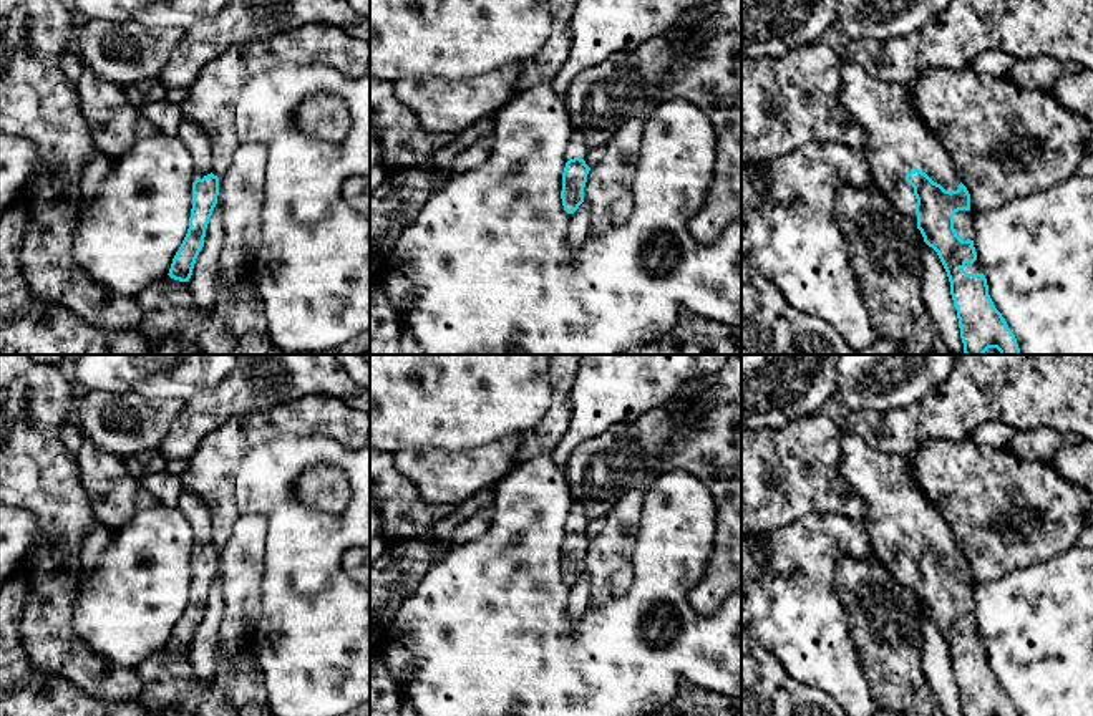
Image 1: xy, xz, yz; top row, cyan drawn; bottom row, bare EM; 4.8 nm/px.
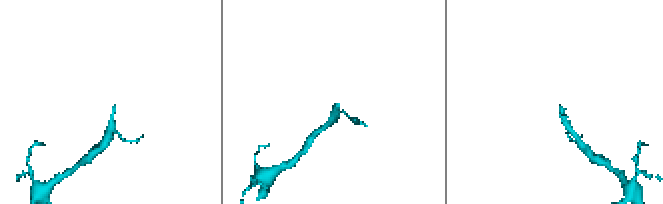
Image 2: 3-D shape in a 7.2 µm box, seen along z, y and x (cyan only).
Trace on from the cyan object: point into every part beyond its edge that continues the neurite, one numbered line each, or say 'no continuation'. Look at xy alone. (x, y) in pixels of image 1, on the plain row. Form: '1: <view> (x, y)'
1: xy (194, 511)

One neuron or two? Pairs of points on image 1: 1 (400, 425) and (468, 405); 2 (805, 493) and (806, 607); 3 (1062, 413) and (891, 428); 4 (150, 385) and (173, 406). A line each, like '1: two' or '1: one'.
1: one
2: two
3: one
4: two

